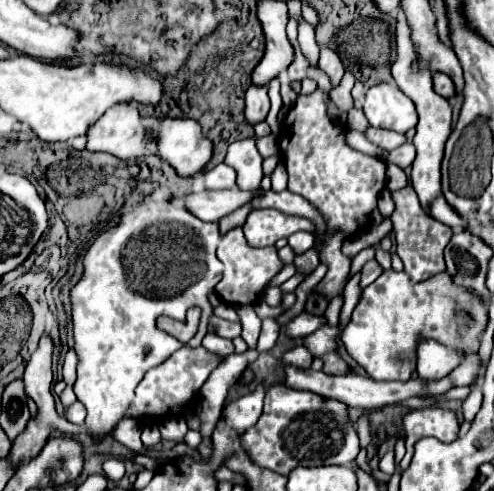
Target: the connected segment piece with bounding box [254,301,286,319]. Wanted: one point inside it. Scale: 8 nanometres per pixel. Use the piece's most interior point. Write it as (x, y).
(262, 309)

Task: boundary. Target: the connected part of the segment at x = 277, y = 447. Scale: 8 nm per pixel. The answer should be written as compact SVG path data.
M274 385L266 391L260 419L240 437L240 443L260 467L280 475L288 475L298 465L348 465L360 451L356 427L342 401L332 401L310 391L296 391L286 385Z

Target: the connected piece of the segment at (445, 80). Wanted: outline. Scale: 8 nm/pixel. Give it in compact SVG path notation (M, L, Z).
M434 73L432 79L434 79L434 91L438 95L442 95L446 99L454 95L454 83L452 83L452 79L446 73Z

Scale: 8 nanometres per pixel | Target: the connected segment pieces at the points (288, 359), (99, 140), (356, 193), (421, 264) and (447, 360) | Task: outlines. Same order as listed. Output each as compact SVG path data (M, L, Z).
M300 345L300 347L294 347L292 351L284 353L282 361L284 361L284 363L292 363L292 365L302 367L302 369L308 369L308 367L312 365L314 357L312 357L312 353L310 353L310 351L308 351L304 345Z
M124 103L114 105L98 119L98 123L88 131L86 137L88 137L88 145L86 145L88 151L104 151L104 153L110 153L122 161L158 155L156 133L152 133L152 129L148 129L148 125L138 115L138 109L134 105L124 105Z
M316 89L310 95L298 95L298 101L282 121L282 135L278 143L290 177L288 191L302 195L316 205L328 223L324 243L320 247L320 261L328 265L328 273L318 285L318 291L328 299L342 293L342 287L348 281L346 275L350 259L340 253L342 241L368 223L372 209L376 207L378 193L386 185L386 163L346 145L346 133L348 129L332 121L328 115L328 93Z
M408 185L402 191L392 193L396 201L396 209L392 213L394 223L394 235L396 235L396 253L404 263L404 271L412 281L420 283L436 273L444 273L444 247L452 239L452 229L448 225L442 225L434 217L430 217L424 207L420 205L420 199L416 197L412 185Z
M420 339L416 347L416 371L422 379L440 379L446 377L452 369L456 369L462 359L462 349L448 349L448 345L440 345L432 339Z

